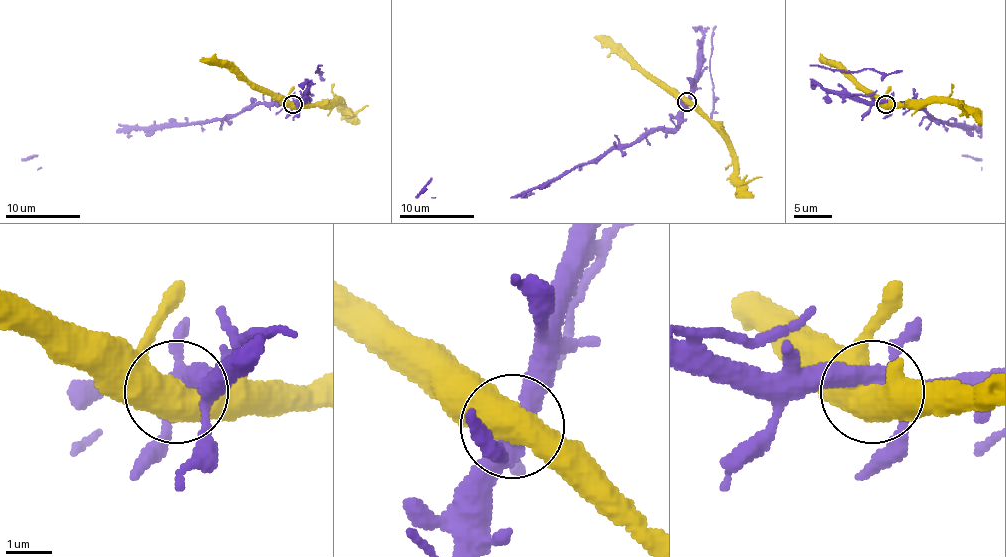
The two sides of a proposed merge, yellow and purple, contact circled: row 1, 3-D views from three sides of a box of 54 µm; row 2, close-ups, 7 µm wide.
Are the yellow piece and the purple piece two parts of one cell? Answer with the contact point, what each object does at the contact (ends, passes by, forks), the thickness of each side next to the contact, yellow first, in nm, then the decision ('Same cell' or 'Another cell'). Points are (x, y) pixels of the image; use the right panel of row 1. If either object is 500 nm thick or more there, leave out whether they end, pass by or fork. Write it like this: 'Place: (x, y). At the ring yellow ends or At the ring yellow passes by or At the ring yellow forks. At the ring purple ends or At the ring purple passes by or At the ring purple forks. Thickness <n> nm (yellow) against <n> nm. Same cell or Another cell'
Place: (886, 104). Thickness 600 nm (yellow) against 360 nm. Another cell

